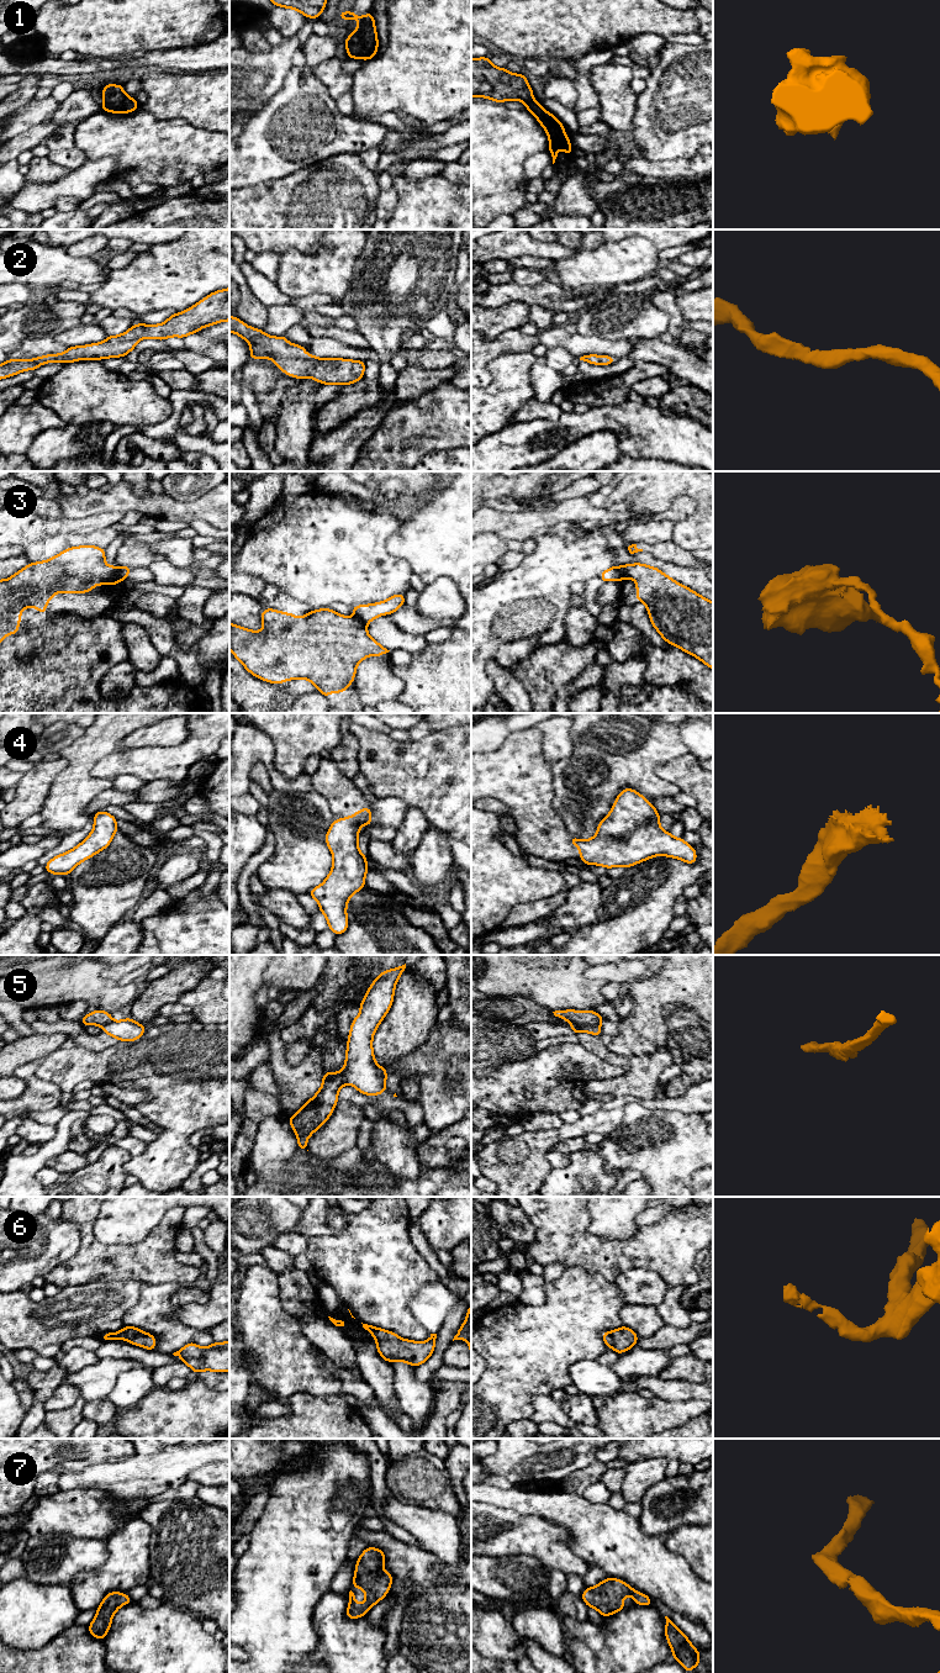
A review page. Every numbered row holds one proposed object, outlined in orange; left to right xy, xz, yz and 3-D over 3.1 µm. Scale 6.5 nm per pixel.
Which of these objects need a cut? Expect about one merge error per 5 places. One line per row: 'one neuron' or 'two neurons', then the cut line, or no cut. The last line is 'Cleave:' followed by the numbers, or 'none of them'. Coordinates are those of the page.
1: one neuron | no cut
2: one neuron | no cut
3: two neurons | xy (119, 566), (117, 575), (120, 581)
4: one neuron | no cut
5: two neurons | yz (575, 1024), (600, 1025)
6: one neuron | no cut
7: one neuron | no cut
Cleave: 3, 5

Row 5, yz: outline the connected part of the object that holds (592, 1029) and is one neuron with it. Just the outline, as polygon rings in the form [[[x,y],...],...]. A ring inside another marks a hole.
[[[567,1025],[572,1029],[574,1034],[580,1034],[582,1031],[585,1033],[590,1033],[592,1035],[596,1035],[596,1036],[601,1036],[602,1033],[601,1033],[601,1025]]]

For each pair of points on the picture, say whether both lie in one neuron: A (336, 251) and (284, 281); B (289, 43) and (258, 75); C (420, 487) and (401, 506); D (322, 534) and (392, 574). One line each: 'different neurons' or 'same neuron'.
A: same neuron
B: same neuron
C: same neuron
D: same neuron

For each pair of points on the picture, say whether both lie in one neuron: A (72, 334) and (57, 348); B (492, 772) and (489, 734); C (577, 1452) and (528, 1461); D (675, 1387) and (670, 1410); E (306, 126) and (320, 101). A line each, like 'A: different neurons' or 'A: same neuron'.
A: different neurons
B: different neurons
C: same neuron
D: different neurons
E: same neuron

